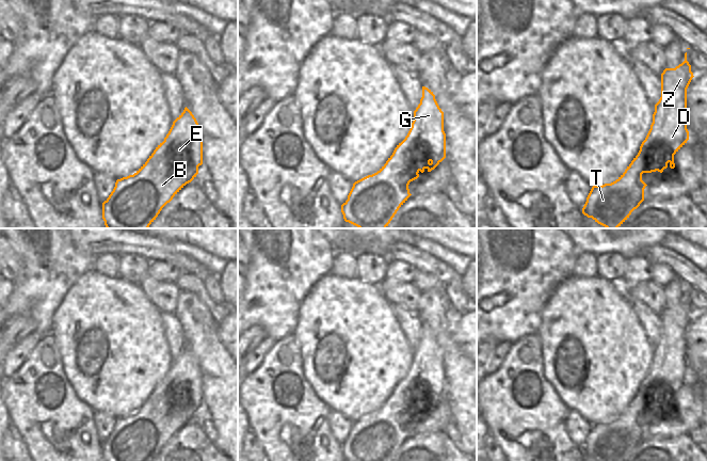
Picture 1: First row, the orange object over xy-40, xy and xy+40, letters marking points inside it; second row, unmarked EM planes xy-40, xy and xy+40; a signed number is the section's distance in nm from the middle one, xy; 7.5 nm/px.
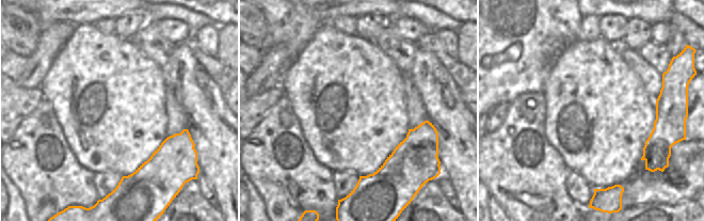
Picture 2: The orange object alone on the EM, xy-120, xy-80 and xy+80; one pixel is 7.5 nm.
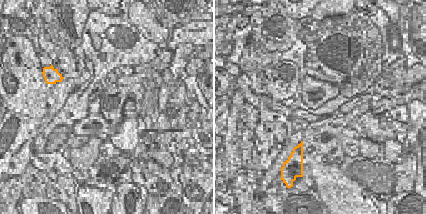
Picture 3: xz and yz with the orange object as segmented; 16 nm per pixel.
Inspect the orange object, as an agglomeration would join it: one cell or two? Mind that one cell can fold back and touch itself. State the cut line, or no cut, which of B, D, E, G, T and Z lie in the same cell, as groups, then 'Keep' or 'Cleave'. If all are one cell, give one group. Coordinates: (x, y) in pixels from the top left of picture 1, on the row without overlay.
No split. Groups: B D E G T Z. Keep

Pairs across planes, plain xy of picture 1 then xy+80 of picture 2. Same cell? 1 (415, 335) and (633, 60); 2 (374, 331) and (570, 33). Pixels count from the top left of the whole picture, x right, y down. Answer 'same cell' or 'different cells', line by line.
1: same cell
2: different cells

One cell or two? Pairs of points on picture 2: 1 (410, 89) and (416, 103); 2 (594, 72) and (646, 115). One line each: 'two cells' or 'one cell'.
1: one cell
2: one cell

